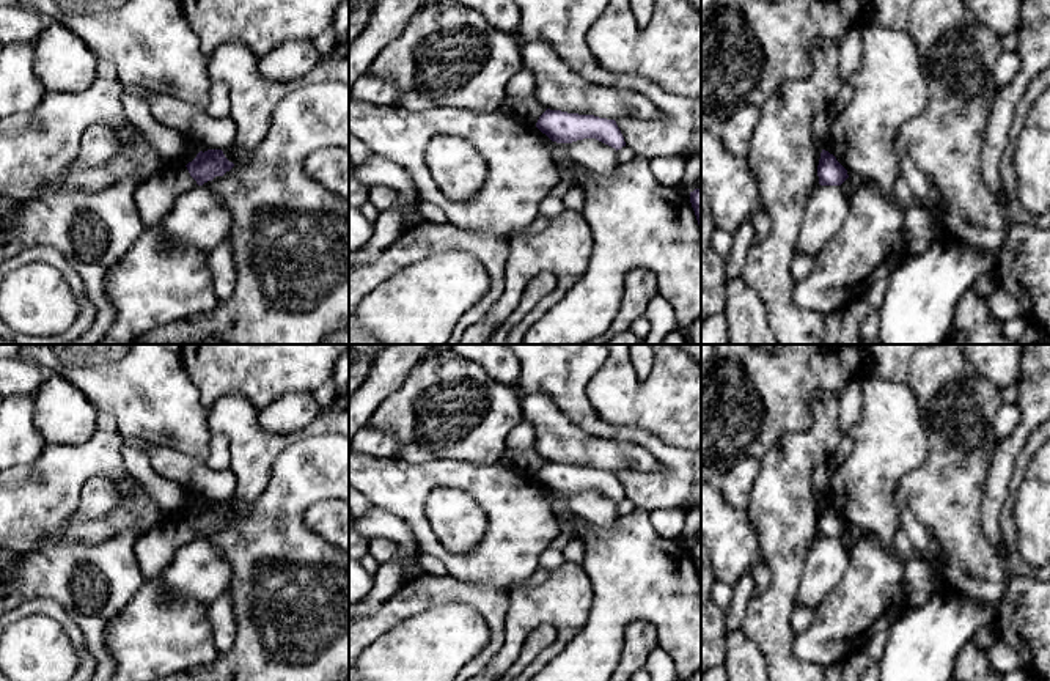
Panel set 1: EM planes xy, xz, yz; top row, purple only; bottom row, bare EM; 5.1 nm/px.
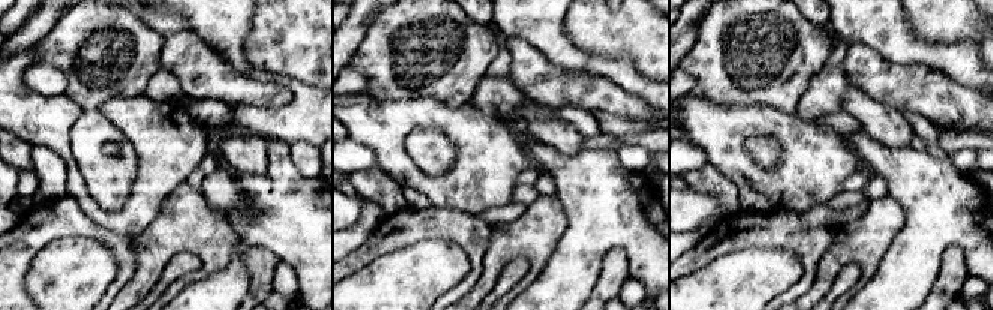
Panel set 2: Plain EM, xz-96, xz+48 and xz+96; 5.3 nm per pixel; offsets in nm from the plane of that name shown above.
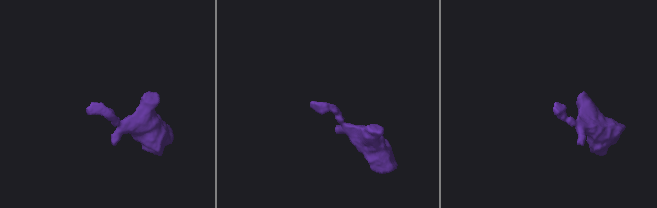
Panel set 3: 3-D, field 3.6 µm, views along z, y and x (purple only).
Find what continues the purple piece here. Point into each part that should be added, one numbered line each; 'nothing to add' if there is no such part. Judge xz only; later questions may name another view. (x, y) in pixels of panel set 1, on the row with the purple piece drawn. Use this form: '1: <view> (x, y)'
nothing to add

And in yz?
nothing to add

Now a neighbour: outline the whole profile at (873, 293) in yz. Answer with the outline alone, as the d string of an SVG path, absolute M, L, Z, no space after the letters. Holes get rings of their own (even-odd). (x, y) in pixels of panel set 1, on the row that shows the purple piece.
M888 278L876 280L871 285L868 285L861 294L868 300L869 307L880 308L883 304L883 296L888 288Z

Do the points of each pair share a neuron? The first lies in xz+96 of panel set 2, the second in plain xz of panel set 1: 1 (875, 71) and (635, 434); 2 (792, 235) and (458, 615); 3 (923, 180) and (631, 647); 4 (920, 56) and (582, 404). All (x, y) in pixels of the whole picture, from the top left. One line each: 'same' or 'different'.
1: different
2: different
3: different
4: same

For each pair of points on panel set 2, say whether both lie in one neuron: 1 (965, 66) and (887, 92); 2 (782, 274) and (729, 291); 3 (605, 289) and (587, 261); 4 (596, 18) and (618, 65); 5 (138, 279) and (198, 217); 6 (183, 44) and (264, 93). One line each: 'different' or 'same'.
1: different
2: same
3: different
4: different
5: same
6: same

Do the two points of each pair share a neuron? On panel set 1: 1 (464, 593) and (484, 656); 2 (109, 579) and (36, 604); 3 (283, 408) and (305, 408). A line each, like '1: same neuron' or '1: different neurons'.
1: same neuron
2: different neurons
3: same neuron

